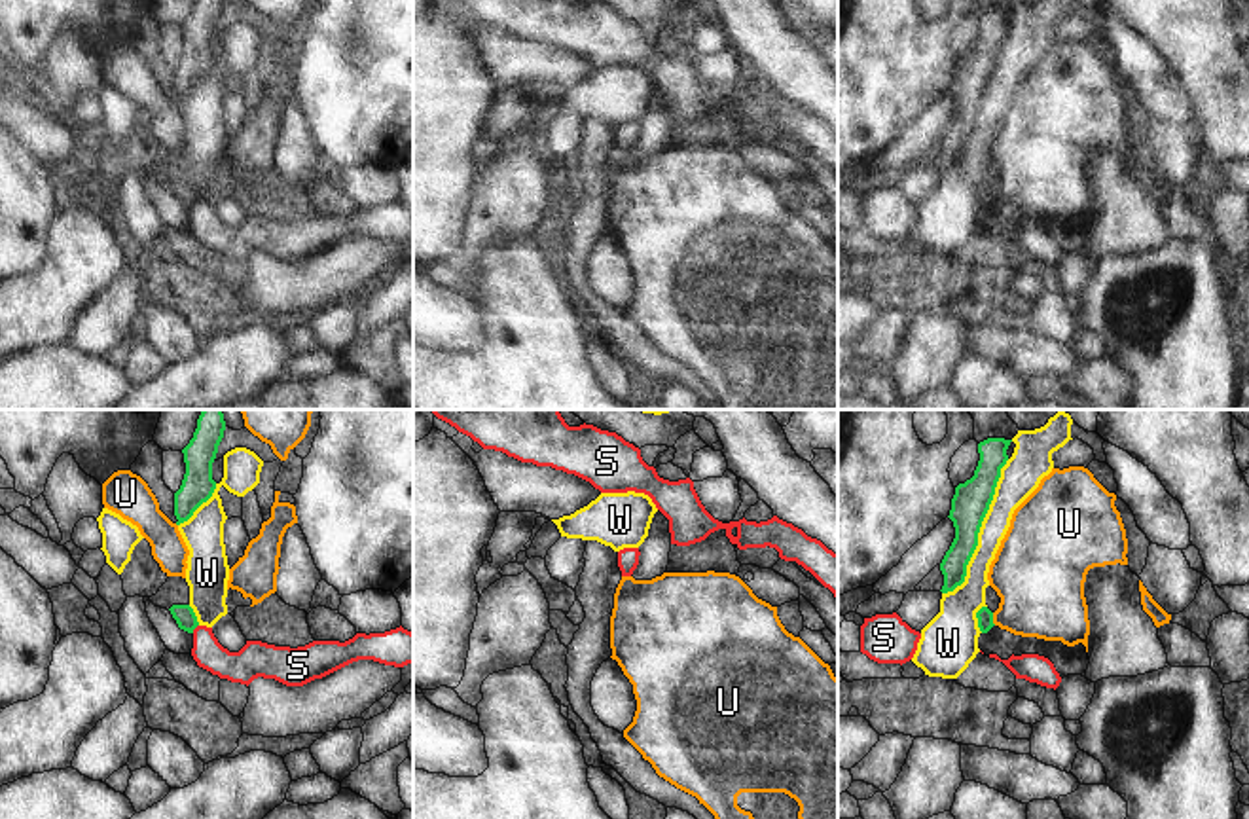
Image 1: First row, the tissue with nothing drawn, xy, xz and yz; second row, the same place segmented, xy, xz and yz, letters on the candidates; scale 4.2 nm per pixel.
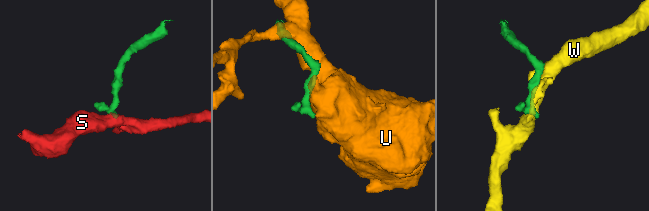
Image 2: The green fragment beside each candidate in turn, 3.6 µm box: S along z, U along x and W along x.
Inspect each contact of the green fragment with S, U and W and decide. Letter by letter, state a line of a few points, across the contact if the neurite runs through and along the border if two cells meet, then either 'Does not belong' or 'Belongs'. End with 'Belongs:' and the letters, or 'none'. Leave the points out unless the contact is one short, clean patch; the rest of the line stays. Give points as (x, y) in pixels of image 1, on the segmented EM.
S: Line: xy (198, 624), (192, 632). Does not belong
U: Does not belong
W: Does not belong
Belongs: none.

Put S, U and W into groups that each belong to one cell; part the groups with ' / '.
S / U / W

